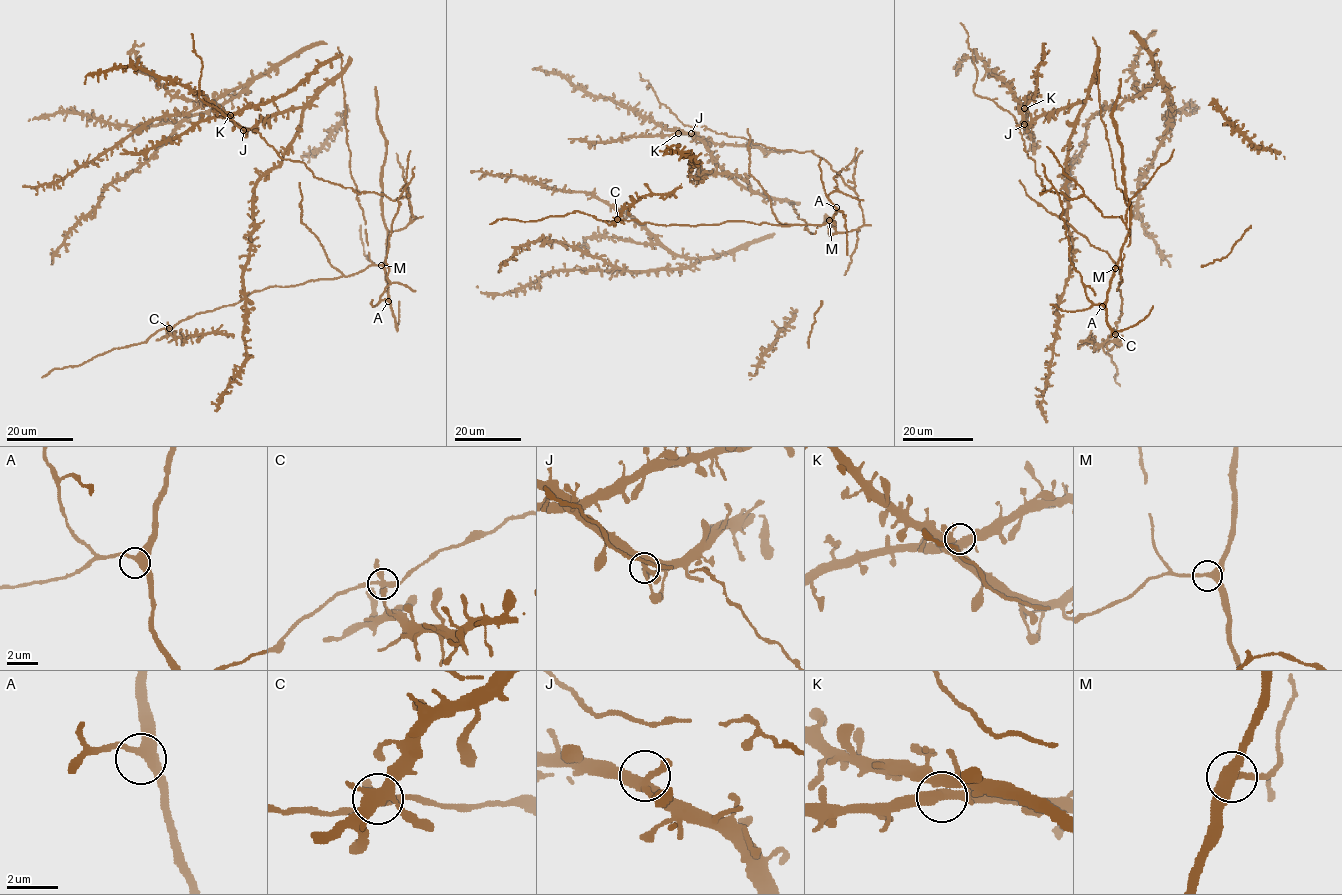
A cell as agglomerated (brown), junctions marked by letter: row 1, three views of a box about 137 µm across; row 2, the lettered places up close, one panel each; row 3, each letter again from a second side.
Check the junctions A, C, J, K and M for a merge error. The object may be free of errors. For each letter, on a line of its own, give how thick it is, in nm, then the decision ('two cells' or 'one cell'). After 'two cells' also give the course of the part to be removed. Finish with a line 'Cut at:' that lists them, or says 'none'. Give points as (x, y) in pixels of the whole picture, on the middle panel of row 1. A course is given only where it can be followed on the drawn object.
A: 360 nm thick; one cell
C: 340 nm thick; two cells; foreign part runs (617, 220), (622, 211), (646, 195), (669, 194), (681, 184)
J: 300 nm thick; one cell
K: 400 nm thick; one cell
M: 320 nm thick; one cell
Cut at: C

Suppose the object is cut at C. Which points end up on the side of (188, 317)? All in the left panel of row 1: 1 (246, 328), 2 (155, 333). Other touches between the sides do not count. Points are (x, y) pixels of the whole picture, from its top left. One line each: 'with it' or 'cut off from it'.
1: with it
2: with it

